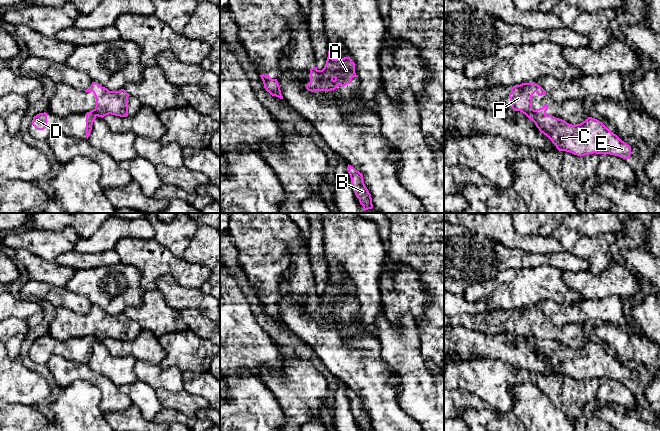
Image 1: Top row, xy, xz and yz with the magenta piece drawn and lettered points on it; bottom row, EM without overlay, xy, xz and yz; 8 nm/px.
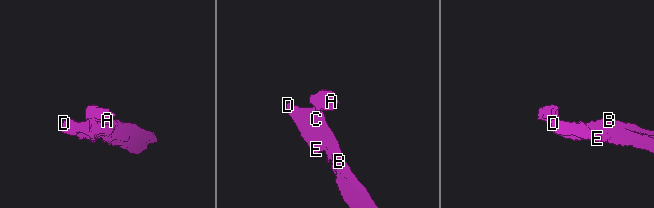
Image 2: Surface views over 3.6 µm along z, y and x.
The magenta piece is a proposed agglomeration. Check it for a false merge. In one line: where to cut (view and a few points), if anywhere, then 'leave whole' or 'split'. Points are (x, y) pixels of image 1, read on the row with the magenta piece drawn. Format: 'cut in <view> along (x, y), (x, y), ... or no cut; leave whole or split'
cut in xz along (317, 70), (315, 90); split

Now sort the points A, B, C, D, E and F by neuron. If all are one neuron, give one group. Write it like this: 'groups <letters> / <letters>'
groups A F / B C D E

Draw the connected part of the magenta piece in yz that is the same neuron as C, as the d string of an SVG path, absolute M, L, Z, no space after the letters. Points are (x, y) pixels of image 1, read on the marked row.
M526 115L532 120L541 133L546 135L559 151L570 152L577 156L588 154L610 154L629 159L631 146L622 141L599 120L588 117L580 124L572 125L552 115Z

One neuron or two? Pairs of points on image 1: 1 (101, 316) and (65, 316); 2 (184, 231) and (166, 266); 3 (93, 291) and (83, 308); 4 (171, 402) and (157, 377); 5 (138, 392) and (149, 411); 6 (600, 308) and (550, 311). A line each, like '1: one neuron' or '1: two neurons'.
1: one neuron
2: two neurons
3: two neurons
4: two neurons
5: one neuron
6: one neuron

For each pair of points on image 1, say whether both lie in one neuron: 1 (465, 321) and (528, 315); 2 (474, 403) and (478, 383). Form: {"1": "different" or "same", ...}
{"1": "same", "2": "different"}

